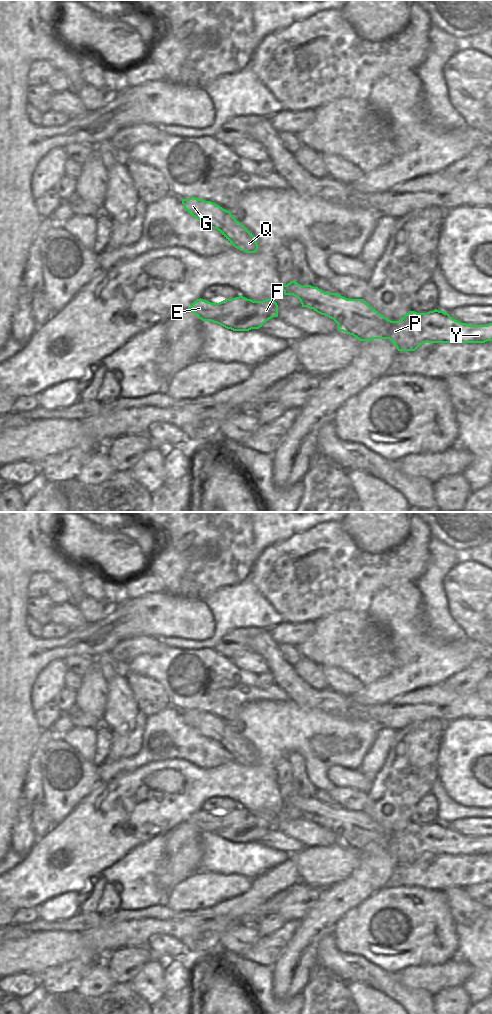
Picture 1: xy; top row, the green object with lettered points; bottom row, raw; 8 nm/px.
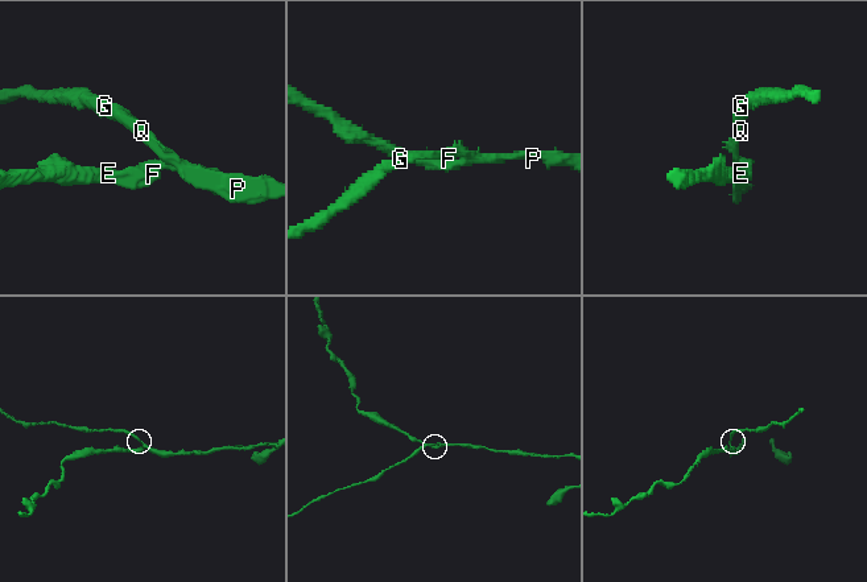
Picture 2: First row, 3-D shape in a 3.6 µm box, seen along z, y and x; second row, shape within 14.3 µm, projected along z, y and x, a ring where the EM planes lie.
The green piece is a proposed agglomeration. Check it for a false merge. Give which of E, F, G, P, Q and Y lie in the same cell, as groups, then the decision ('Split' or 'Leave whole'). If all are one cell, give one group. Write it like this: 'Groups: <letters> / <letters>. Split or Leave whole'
Groups: E F P Y / G Q. Split.

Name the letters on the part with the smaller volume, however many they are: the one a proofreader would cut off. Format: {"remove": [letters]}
{"remove": ["G", "Q"]}

